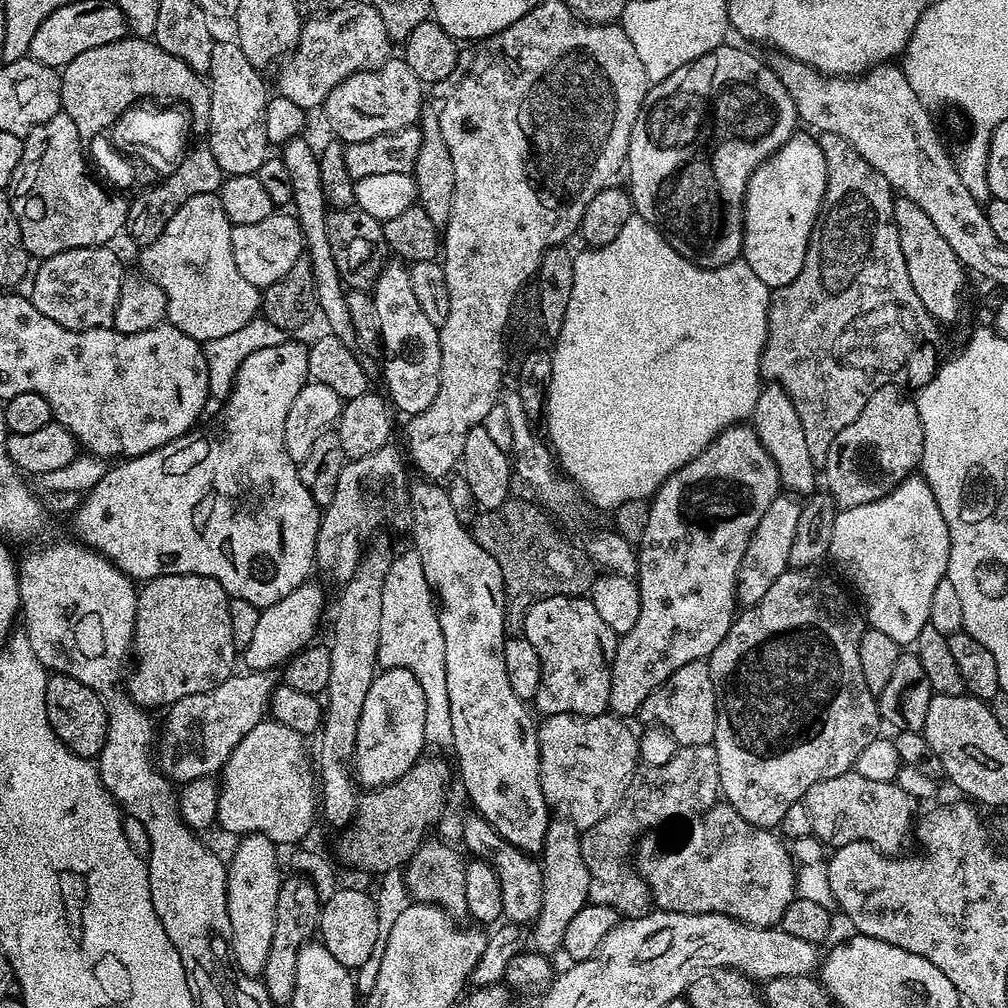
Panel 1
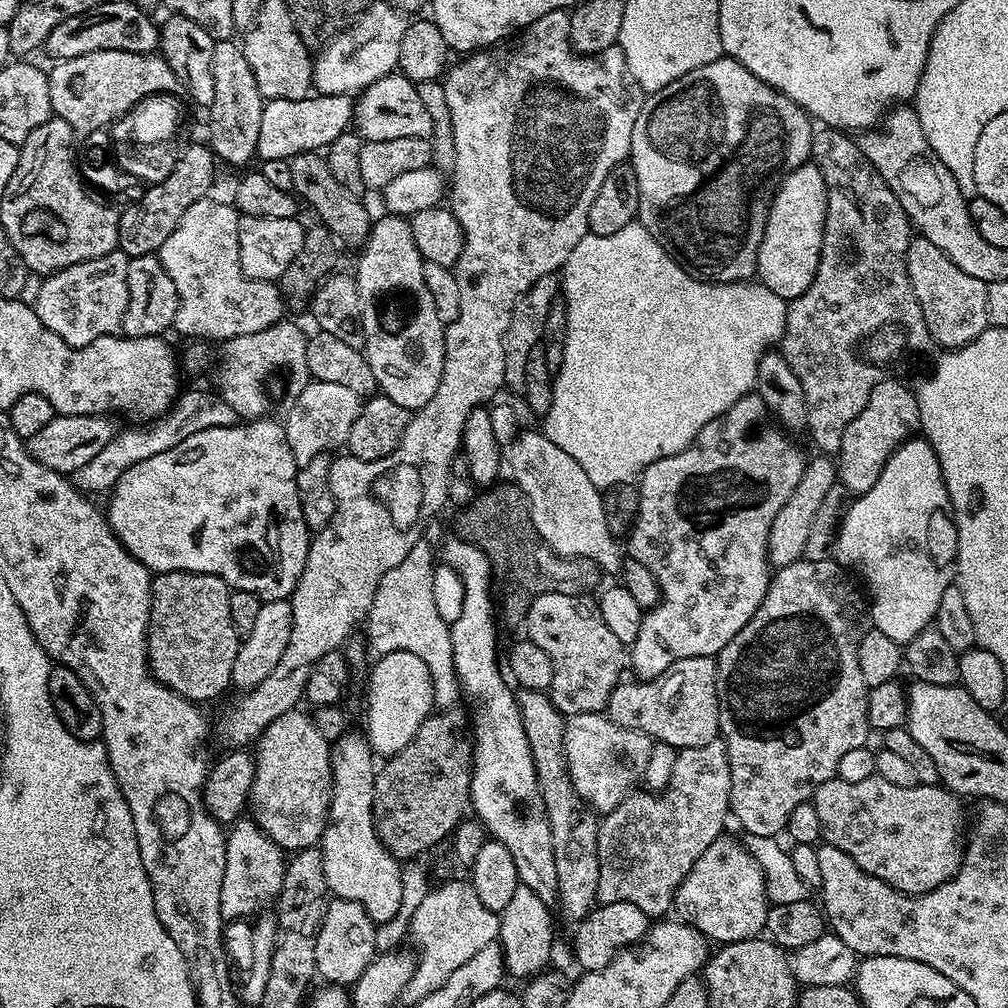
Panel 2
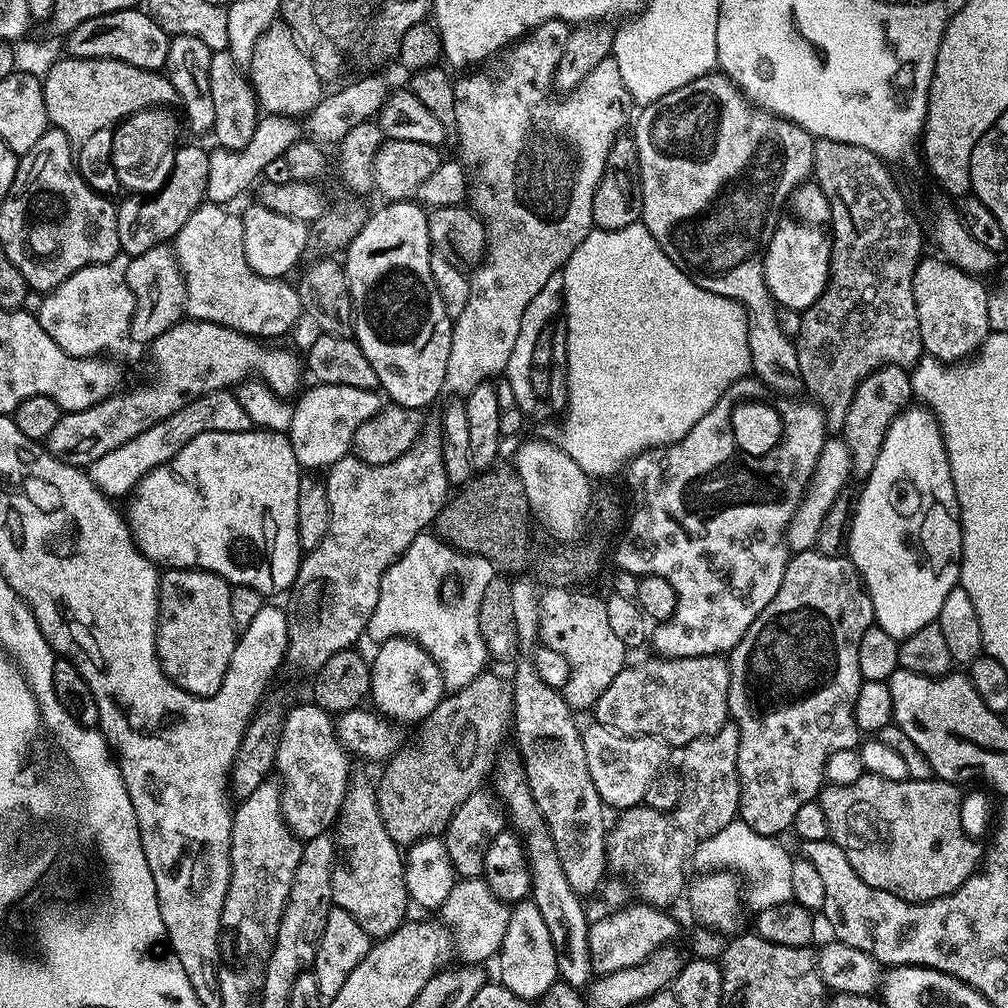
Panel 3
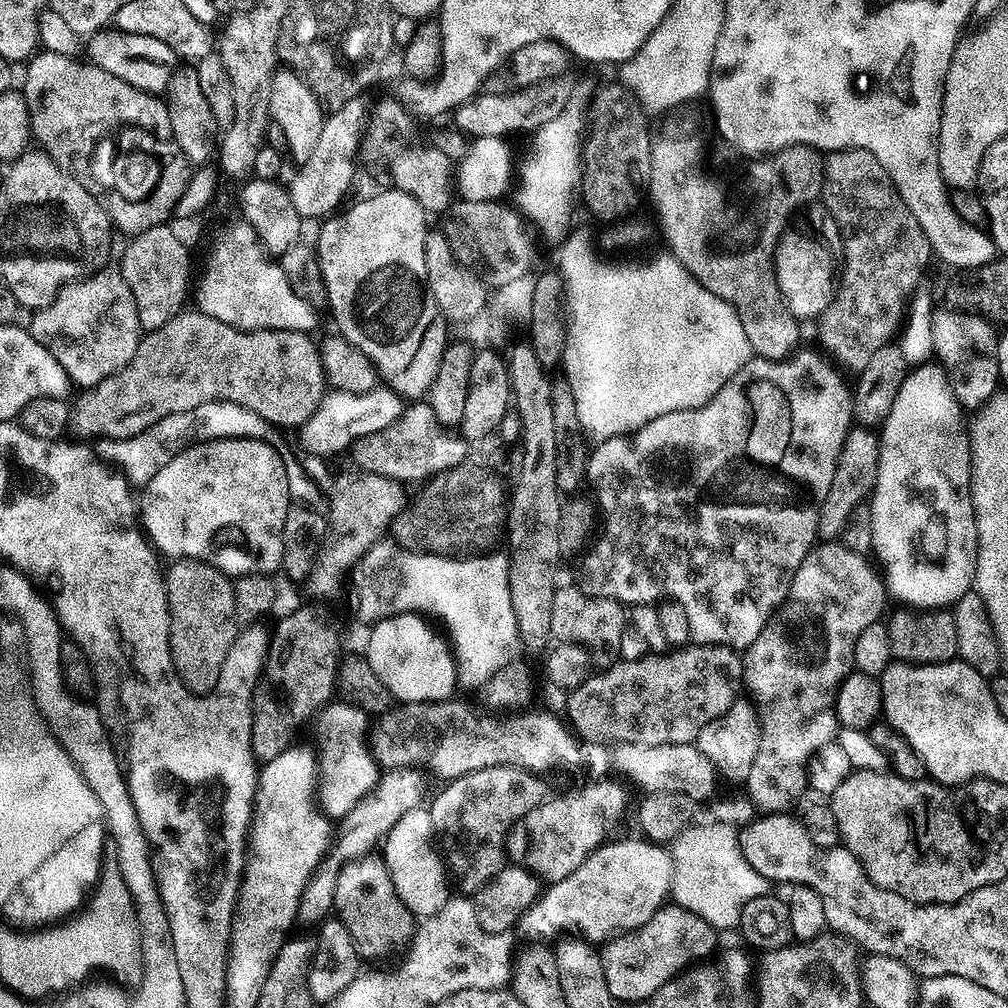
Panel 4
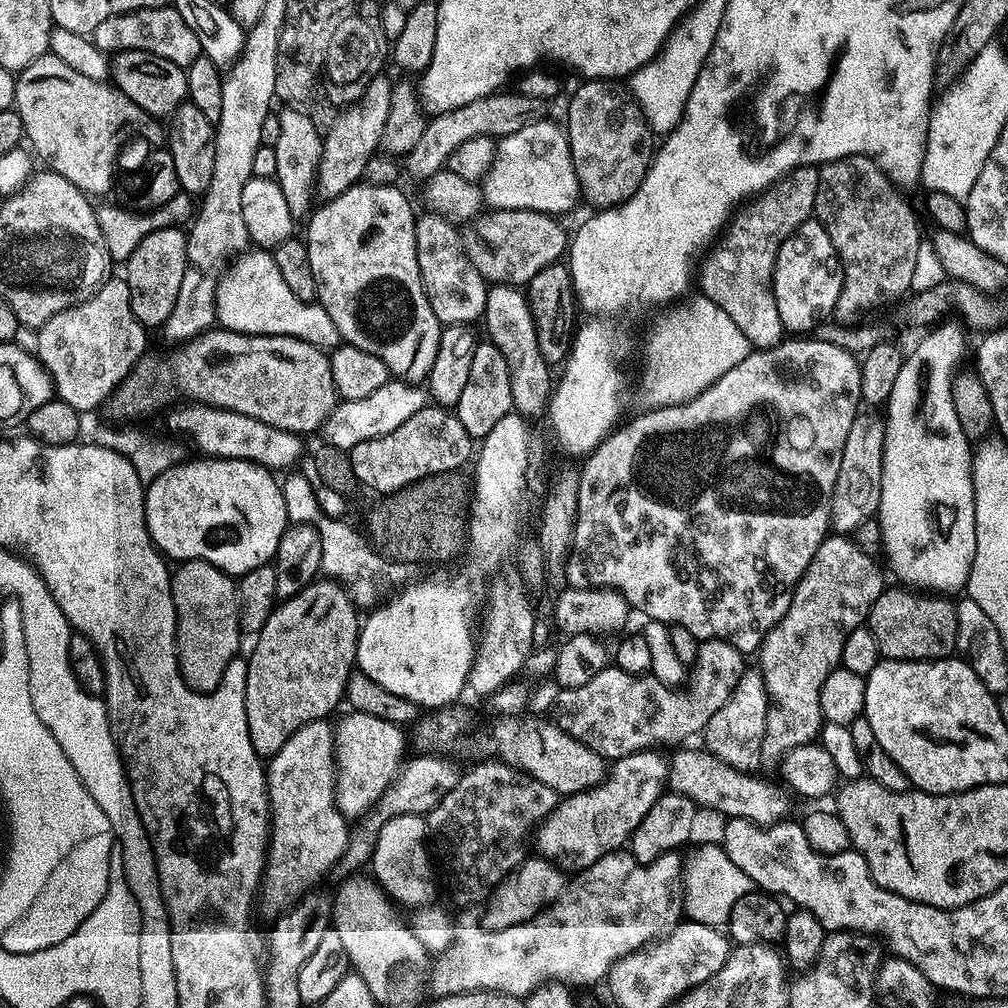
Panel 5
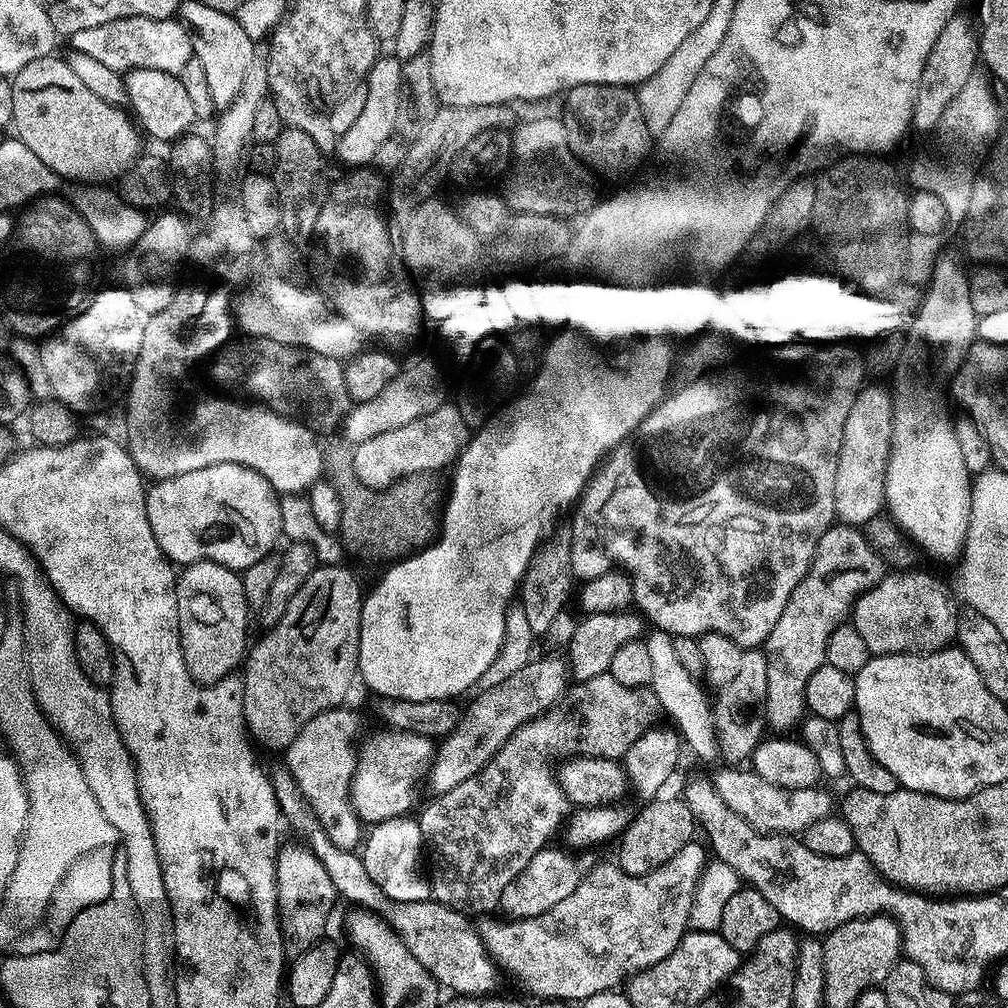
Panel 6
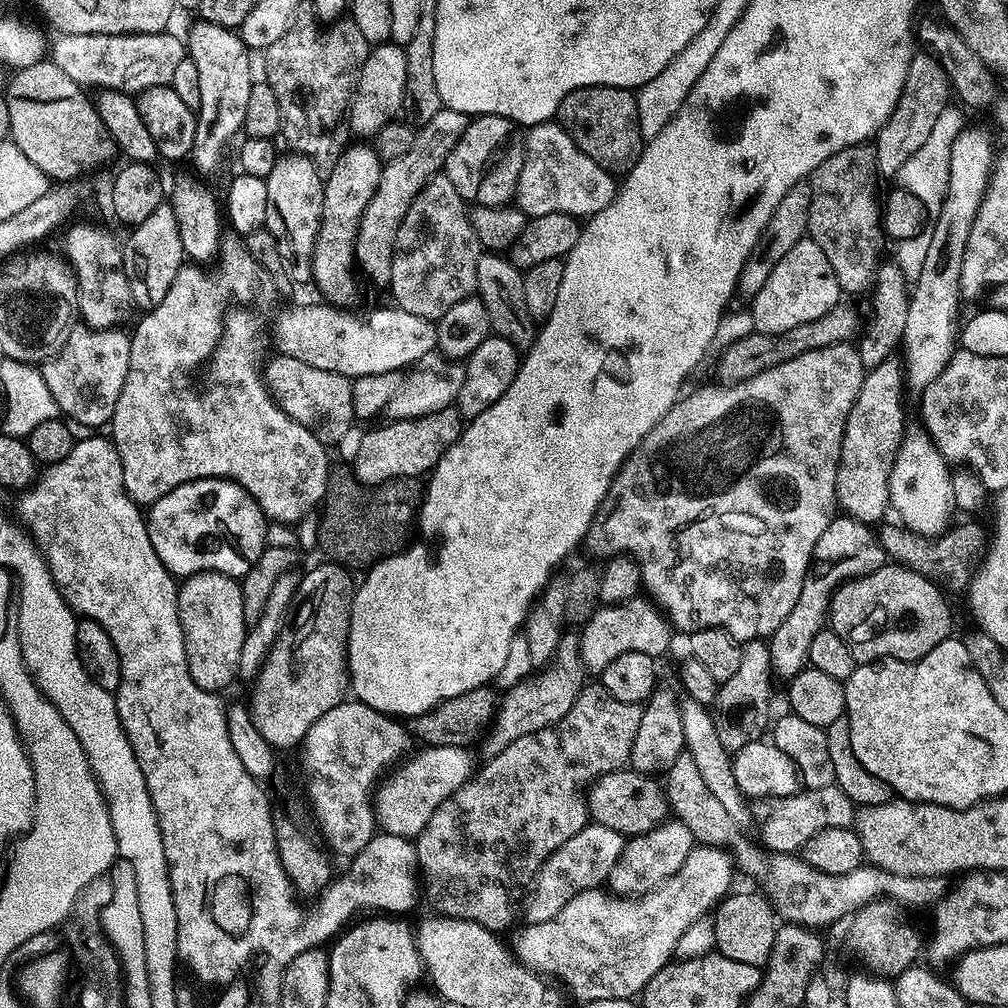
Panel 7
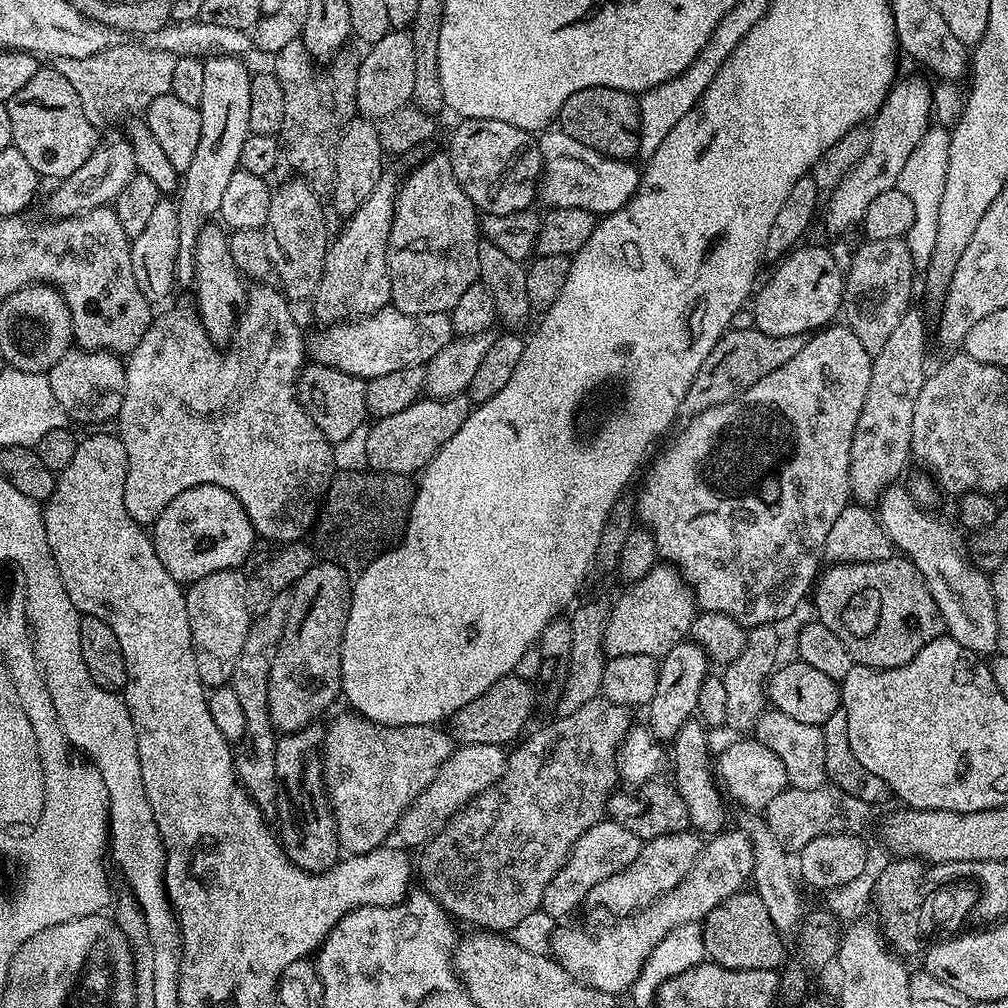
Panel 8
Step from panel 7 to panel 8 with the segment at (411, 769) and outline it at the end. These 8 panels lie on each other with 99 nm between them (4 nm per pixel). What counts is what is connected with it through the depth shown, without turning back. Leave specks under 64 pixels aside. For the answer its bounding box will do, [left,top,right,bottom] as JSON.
[395,744,505,849]

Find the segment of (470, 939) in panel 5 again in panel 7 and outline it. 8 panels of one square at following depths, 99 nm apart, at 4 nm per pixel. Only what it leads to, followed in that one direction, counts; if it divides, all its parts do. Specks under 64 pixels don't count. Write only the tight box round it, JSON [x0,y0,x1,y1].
[514,844,734,1002]

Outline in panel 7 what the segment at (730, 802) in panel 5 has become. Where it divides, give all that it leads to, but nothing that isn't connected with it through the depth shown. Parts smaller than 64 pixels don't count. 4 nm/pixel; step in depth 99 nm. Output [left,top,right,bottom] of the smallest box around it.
[750,784,857,853]

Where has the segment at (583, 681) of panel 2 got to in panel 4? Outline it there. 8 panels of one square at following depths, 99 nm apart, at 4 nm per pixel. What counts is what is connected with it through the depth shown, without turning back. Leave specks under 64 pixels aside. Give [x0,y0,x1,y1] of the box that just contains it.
[550,586,626,666]

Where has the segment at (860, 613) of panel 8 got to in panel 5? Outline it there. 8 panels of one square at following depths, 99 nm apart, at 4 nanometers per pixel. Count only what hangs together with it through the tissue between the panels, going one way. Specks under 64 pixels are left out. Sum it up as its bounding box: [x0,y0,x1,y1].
[866,586,958,660]

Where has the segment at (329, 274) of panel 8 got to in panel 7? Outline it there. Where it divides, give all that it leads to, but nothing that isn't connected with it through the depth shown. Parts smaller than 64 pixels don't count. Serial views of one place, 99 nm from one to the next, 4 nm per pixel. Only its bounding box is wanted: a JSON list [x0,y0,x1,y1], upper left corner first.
[356,107,469,286]

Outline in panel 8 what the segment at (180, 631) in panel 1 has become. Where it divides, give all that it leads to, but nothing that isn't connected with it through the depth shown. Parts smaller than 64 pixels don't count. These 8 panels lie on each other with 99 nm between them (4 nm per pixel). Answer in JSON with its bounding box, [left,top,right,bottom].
[184,568,253,689]

